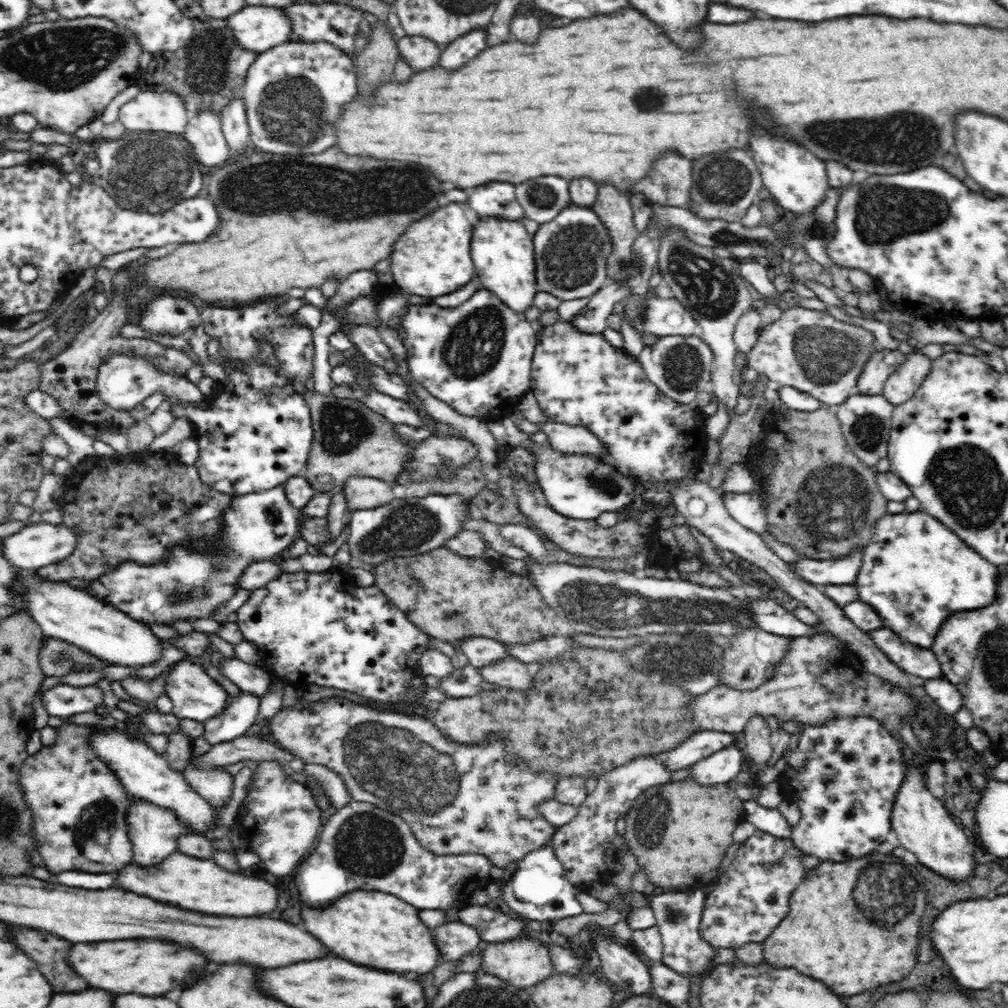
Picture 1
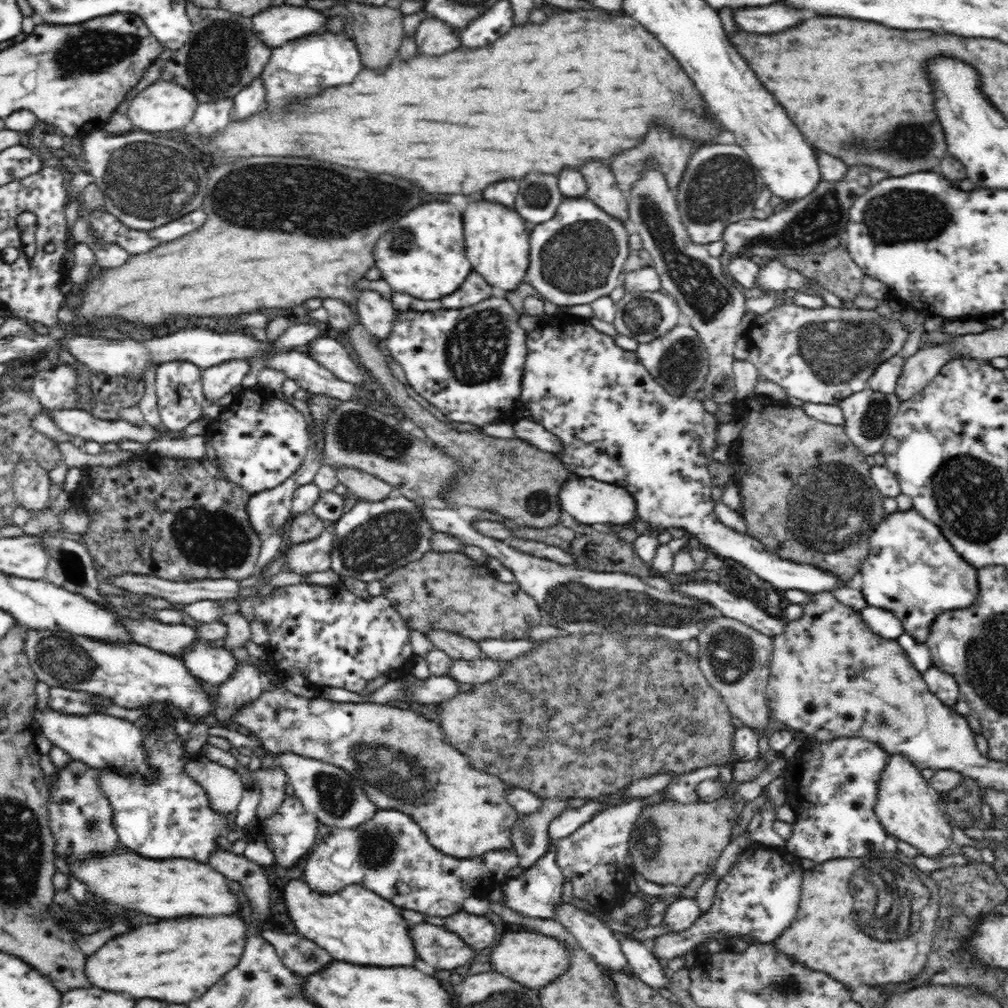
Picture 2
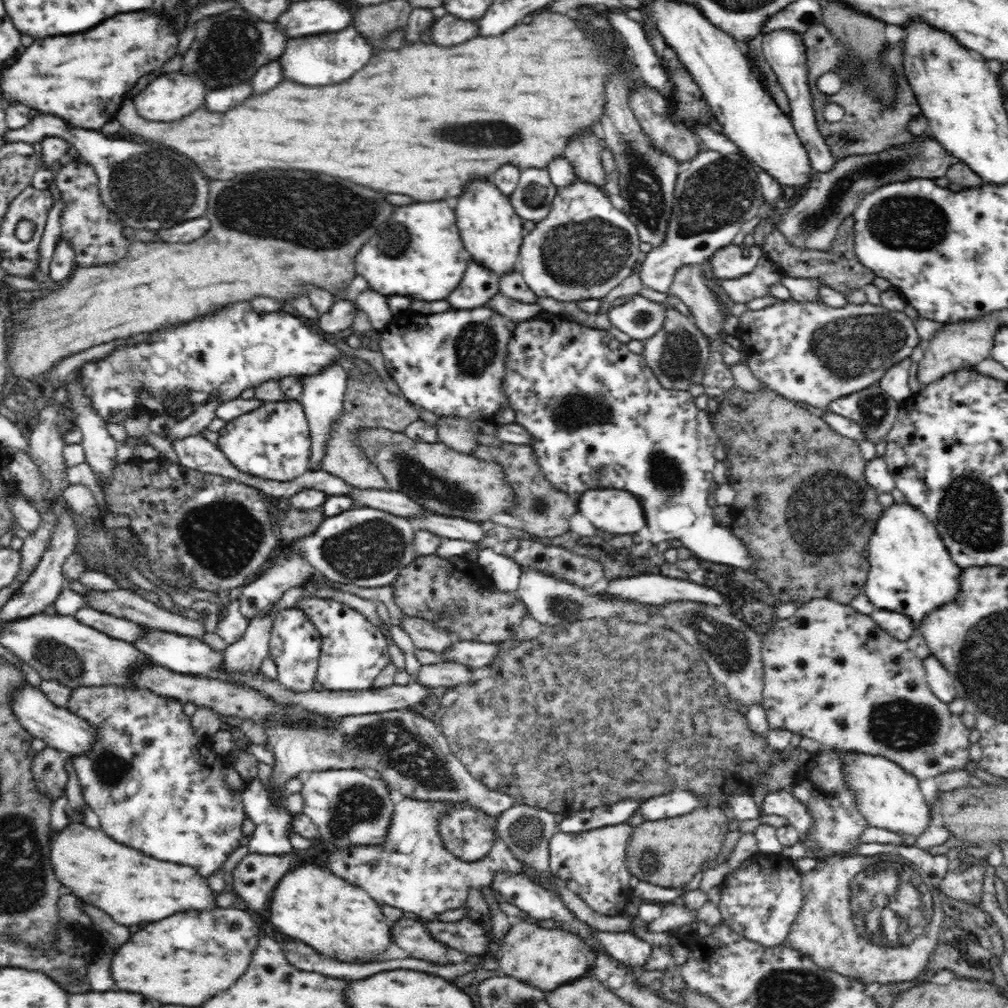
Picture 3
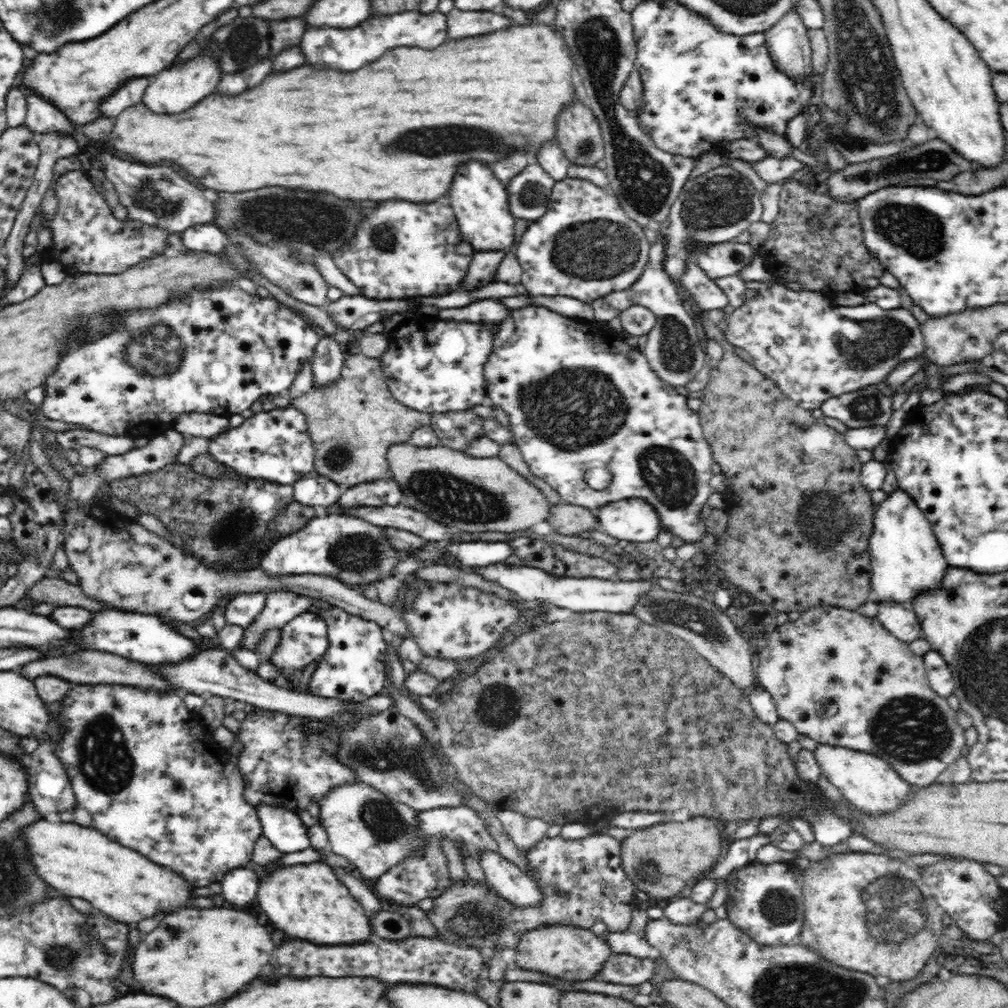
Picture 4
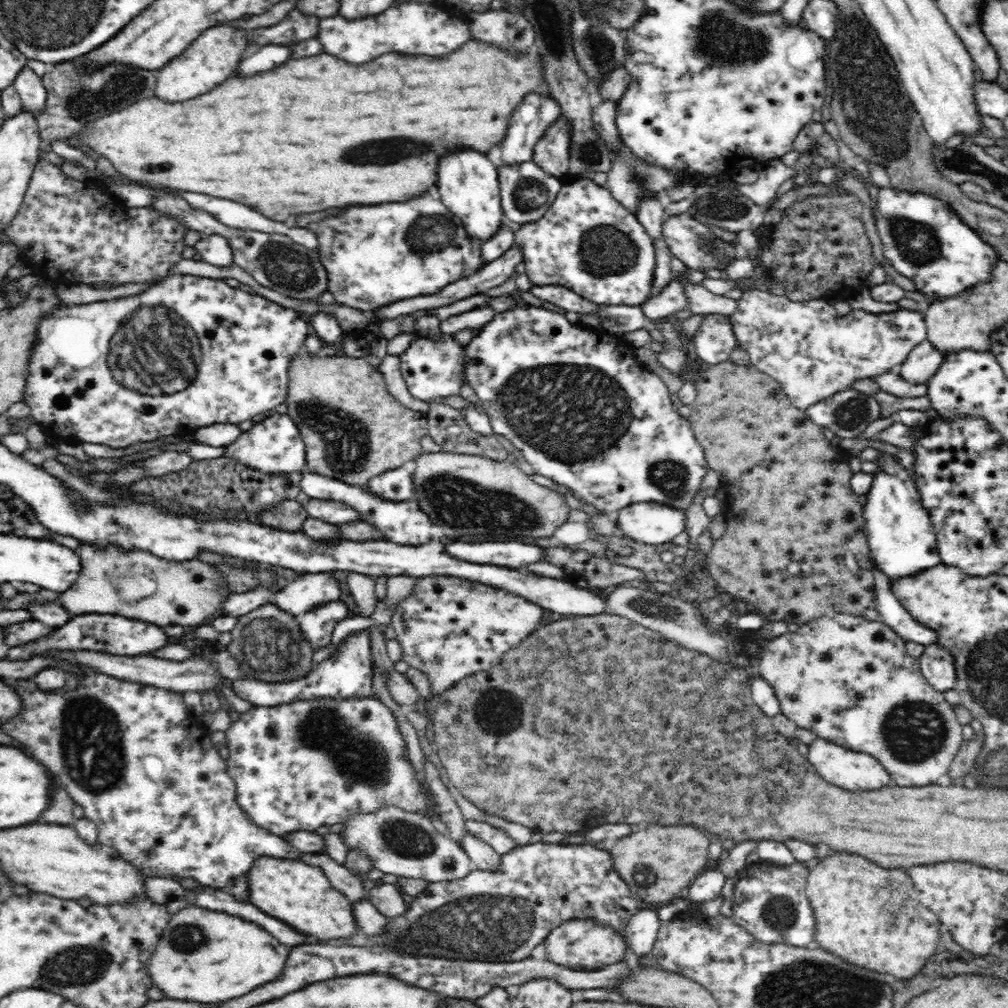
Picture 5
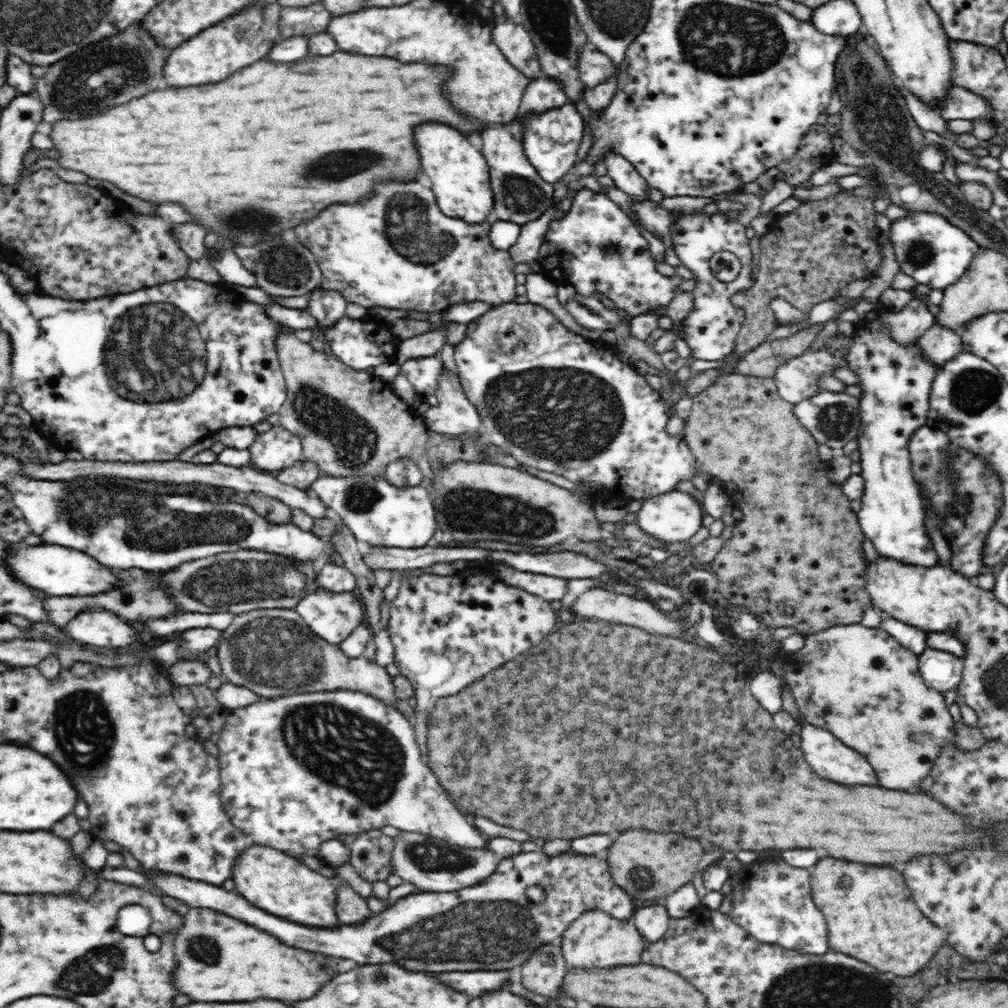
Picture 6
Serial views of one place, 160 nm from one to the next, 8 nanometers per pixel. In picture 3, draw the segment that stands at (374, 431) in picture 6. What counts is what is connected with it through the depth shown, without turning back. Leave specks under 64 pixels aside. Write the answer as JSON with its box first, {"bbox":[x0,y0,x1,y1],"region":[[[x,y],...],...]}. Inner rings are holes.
{"bbox":[320,364,421,490],"region":[[[363,364],[361,368],[363,369],[361,378],[347,374],[346,390],[342,398],[342,414],[330,426],[330,432],[328,432],[330,438],[326,440],[326,450],[324,450],[320,468],[356,488],[382,490],[386,488],[387,480],[377,466],[365,456],[359,444],[359,437],[356,437],[356,430],[363,433],[370,429],[384,428],[404,433],[406,427],[421,419],[420,410],[401,394],[390,393],[372,367]]]}

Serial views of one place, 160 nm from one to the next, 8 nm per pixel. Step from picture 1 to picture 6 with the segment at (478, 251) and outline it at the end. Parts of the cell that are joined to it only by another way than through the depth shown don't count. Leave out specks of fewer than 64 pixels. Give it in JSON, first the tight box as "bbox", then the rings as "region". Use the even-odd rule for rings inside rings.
{"bbox":[420,126,494,224],"region":[[[424,126],[420,130],[420,146],[424,146],[424,174],[430,178],[430,186],[436,194],[440,210],[446,216],[462,219],[468,224],[480,224],[487,220],[494,206],[487,160],[479,146],[462,134],[456,134],[450,126]]]}

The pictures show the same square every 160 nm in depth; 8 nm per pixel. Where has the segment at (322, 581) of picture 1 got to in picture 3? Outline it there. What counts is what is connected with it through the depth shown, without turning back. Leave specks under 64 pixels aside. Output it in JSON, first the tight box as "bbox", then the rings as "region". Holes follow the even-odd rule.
{"bbox":[298,598,390,690],"region":[[[304,598],[298,608],[305,612],[321,636],[321,653],[316,679],[326,690],[372,689],[374,679],[390,664],[388,640],[372,626],[360,612],[340,604],[336,600]]]}

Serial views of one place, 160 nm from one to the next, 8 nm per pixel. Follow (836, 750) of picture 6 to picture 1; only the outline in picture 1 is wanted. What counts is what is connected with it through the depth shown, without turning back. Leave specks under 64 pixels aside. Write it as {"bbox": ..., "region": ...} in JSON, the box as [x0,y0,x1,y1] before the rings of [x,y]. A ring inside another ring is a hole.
{"bbox":[891,763,976,880],"region":[[[908,763],[904,775],[891,812],[891,830],[895,832],[901,846],[916,854],[919,864],[945,878],[962,880],[970,876],[976,868],[976,862],[969,836],[954,823],[952,815],[942,805],[942,800],[930,792],[918,766]]]}

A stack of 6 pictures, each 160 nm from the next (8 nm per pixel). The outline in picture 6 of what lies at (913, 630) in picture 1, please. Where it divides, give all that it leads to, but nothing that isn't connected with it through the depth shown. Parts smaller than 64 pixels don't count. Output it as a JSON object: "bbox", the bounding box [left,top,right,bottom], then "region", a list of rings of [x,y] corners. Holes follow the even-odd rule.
{"bbox":[844,330,940,567],"region":[[[882,330],[880,338],[864,338],[864,342],[856,342],[852,350],[846,350],[844,361],[857,377],[857,383],[854,385],[861,389],[861,395],[858,397],[860,430],[856,440],[857,449],[860,451],[859,475],[864,481],[862,507],[857,514],[862,533],[874,543],[875,549],[882,557],[894,558],[894,561],[906,565],[935,567],[939,564],[939,558],[924,526],[924,503],[911,471],[907,442],[915,430],[927,424],[929,394],[940,365],[929,360],[917,342],[900,345],[885,330]]]}

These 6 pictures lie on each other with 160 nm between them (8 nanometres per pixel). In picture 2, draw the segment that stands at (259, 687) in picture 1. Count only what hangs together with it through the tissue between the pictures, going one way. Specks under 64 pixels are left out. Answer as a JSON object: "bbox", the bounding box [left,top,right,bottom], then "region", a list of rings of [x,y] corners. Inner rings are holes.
{"bbox":[178,640,238,685],"region":[[[198,640],[184,648],[178,656],[194,677],[212,685],[220,685],[236,671],[238,660],[225,647]]]}

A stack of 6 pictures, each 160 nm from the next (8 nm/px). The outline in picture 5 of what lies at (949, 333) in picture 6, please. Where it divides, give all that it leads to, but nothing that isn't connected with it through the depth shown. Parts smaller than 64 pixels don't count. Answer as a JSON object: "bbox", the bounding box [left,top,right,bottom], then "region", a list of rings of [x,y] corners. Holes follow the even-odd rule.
{"bbox":[901,339,948,384],"region":[[[926,339],[915,346],[906,360],[902,362],[901,378],[913,384],[925,384],[926,380],[938,370],[946,356],[948,356],[948,352],[938,350]]]}

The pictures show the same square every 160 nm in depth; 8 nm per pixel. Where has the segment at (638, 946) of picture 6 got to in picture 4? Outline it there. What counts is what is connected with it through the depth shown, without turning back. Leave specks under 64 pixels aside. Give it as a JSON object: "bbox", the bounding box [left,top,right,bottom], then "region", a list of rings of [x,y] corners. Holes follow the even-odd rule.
{"bbox":[511,924,611,982],"region":[[[560,924],[538,927],[524,933],[511,955],[517,966],[524,970],[536,970],[566,982],[574,982],[593,979],[611,953],[604,934],[596,935],[590,929],[573,924]]]}

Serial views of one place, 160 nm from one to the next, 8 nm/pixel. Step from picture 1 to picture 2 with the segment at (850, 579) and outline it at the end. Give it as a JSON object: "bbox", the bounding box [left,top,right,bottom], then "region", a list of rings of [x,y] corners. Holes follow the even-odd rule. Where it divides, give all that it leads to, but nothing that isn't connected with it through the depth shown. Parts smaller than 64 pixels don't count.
{"bbox":[522,316,845,593],"region":[[[548,316],[538,327],[527,334],[527,357],[524,358],[524,369],[522,378],[522,407],[528,409],[528,419],[544,426],[546,431],[560,439],[562,442],[562,452],[556,454],[558,461],[562,461],[564,469],[568,471],[570,478],[578,477],[592,477],[598,479],[600,482],[615,483],[624,487],[634,498],[637,507],[637,518],[643,522],[648,523],[649,530],[645,534],[640,535],[634,542],[635,553],[642,562],[650,563],[653,561],[655,552],[659,547],[658,537],[663,532],[668,532],[672,529],[682,529],[690,538],[691,544],[712,552],[714,555],[722,559],[732,559],[736,563],[740,563],[746,569],[752,571],[757,577],[770,584],[774,584],[780,590],[801,590],[805,593],[819,593],[824,591],[833,591],[835,588],[843,585],[845,581],[841,581],[839,576],[832,575],[832,572],[824,571],[823,568],[814,568],[814,566],[805,566],[804,564],[796,564],[796,562],[787,562],[784,558],[778,557],[776,553],[766,550],[764,546],[754,538],[737,532],[723,522],[719,521],[717,517],[717,509],[712,501],[712,487],[711,477],[707,466],[713,460],[713,452],[716,448],[716,430],[720,426],[720,422],[714,414],[709,413],[704,409],[702,401],[696,399],[693,394],[672,394],[668,392],[663,386],[660,386],[654,380],[654,377],[646,367],[640,362],[636,352],[624,350],[615,343],[615,338],[610,335],[604,334],[596,330],[589,324],[588,320],[575,320],[574,322],[560,322],[556,316]]]}

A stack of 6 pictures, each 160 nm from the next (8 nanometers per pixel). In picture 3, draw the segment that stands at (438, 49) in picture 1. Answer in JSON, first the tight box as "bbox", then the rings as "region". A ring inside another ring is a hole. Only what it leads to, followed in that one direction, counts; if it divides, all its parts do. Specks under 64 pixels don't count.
{"bbox":[432,13,480,46],"region":[[[446,13],[432,26],[432,43],[438,46],[454,46],[480,35],[480,24],[476,21],[464,21]]]}

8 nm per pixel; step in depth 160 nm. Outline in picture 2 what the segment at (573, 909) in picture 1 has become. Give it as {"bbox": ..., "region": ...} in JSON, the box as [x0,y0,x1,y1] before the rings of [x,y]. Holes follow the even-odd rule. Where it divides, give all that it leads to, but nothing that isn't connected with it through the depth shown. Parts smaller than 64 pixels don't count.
{"bbox":[502,800,608,919],"region":[[[587,800],[583,806],[576,809],[566,809],[557,816],[549,826],[549,842],[553,845],[558,838],[566,838],[576,832],[583,824],[591,821],[608,806],[607,801]],[[548,851],[516,881],[502,886],[505,905],[524,916],[552,919],[554,906],[561,902],[564,877],[556,863],[556,855]]]}

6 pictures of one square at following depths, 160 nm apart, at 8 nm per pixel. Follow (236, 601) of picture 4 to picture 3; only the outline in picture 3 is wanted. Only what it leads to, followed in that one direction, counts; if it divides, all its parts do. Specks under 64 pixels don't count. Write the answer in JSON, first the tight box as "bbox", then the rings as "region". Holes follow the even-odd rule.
{"bbox":[238,555,316,621],"region":[[[278,555],[260,578],[248,582],[238,596],[238,610],[246,621],[278,602],[290,588],[316,574],[316,570],[300,555],[285,560]]]}

